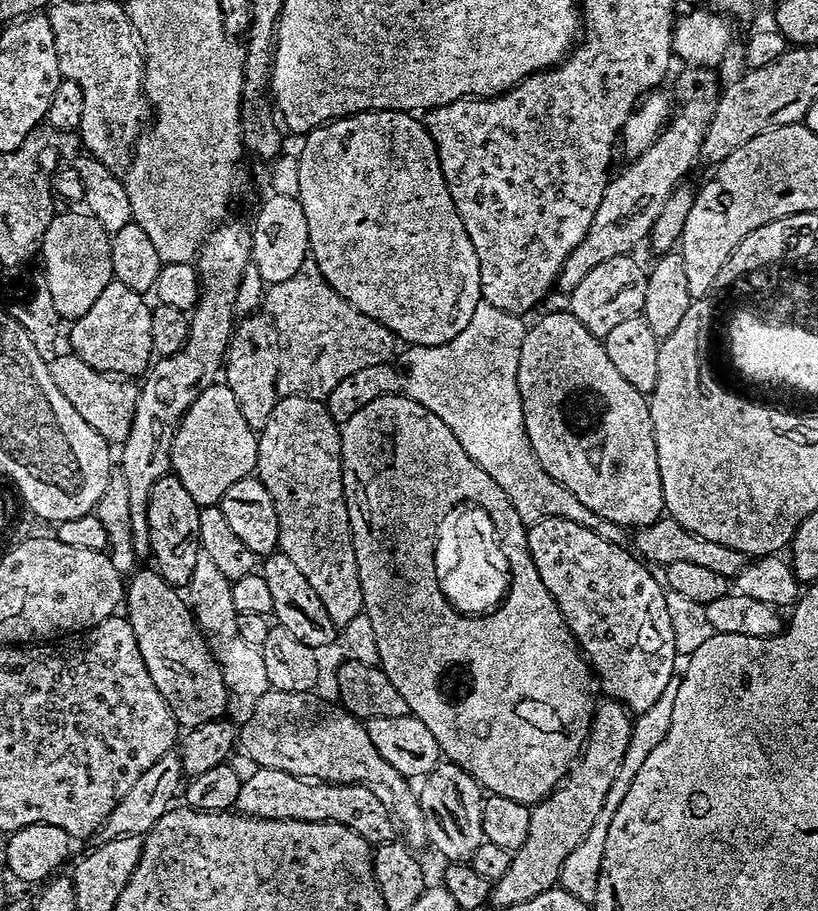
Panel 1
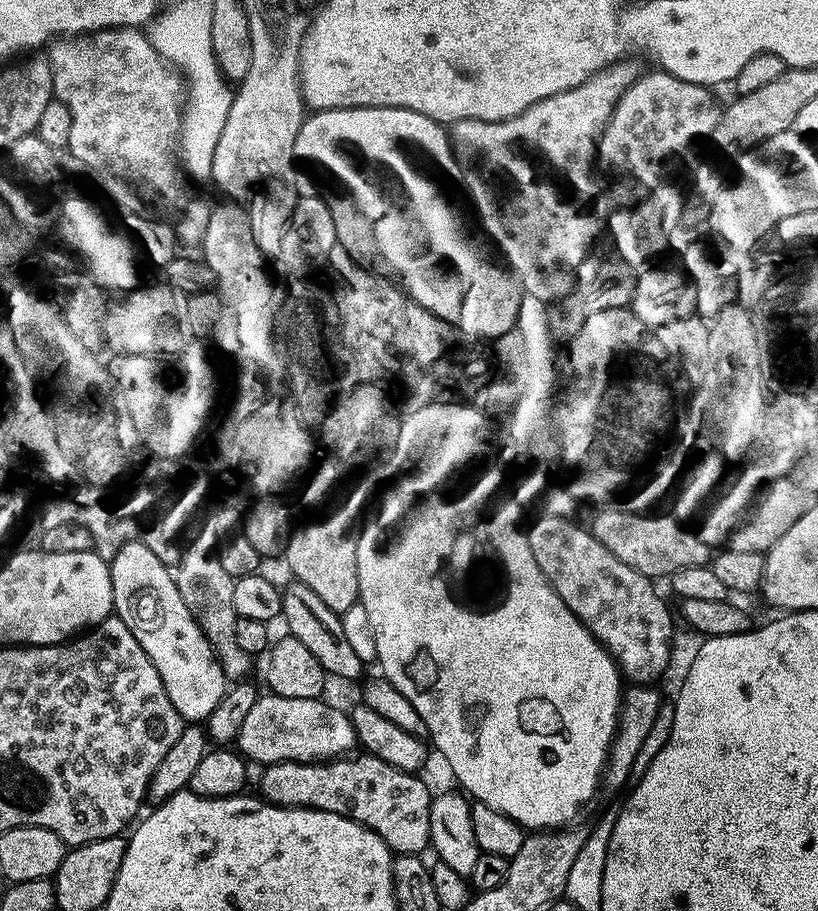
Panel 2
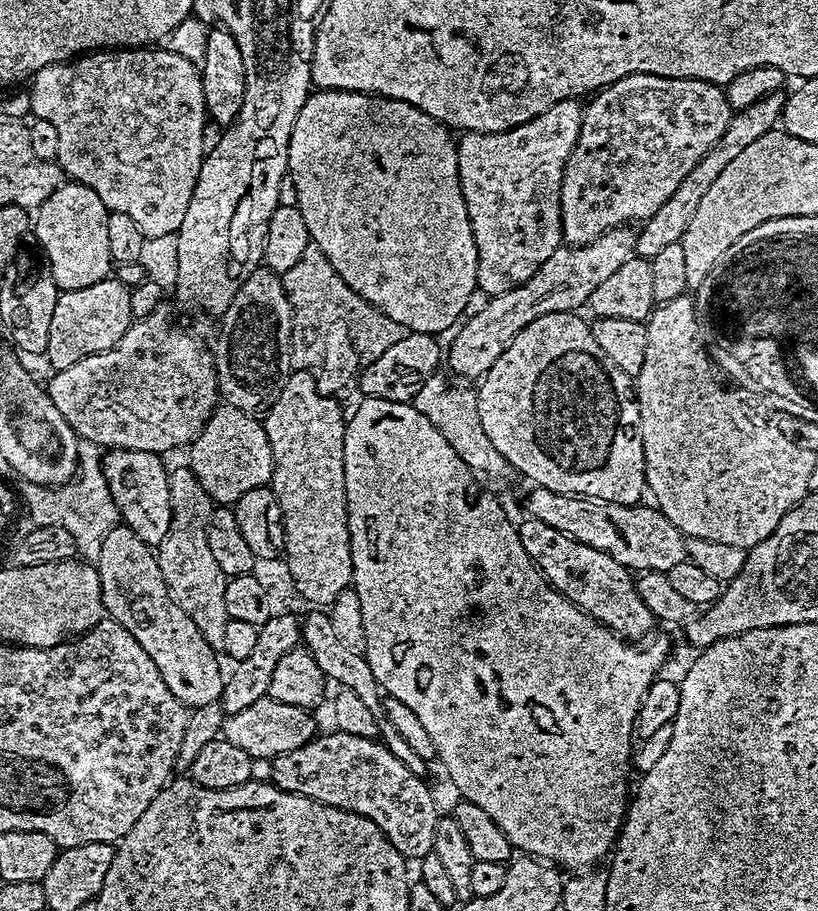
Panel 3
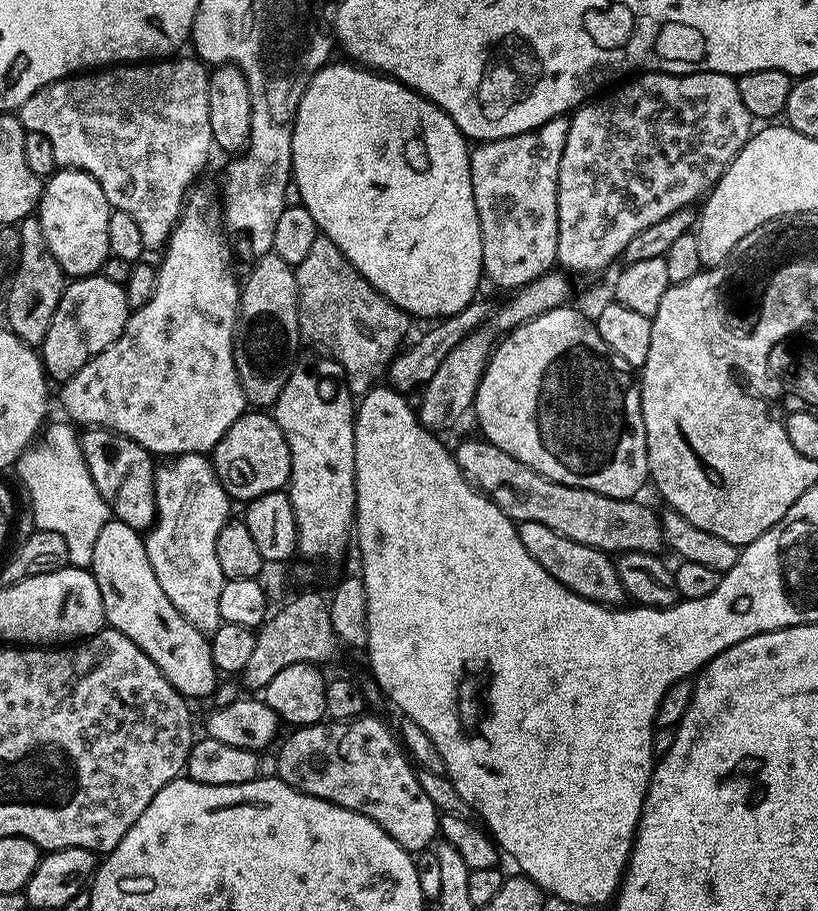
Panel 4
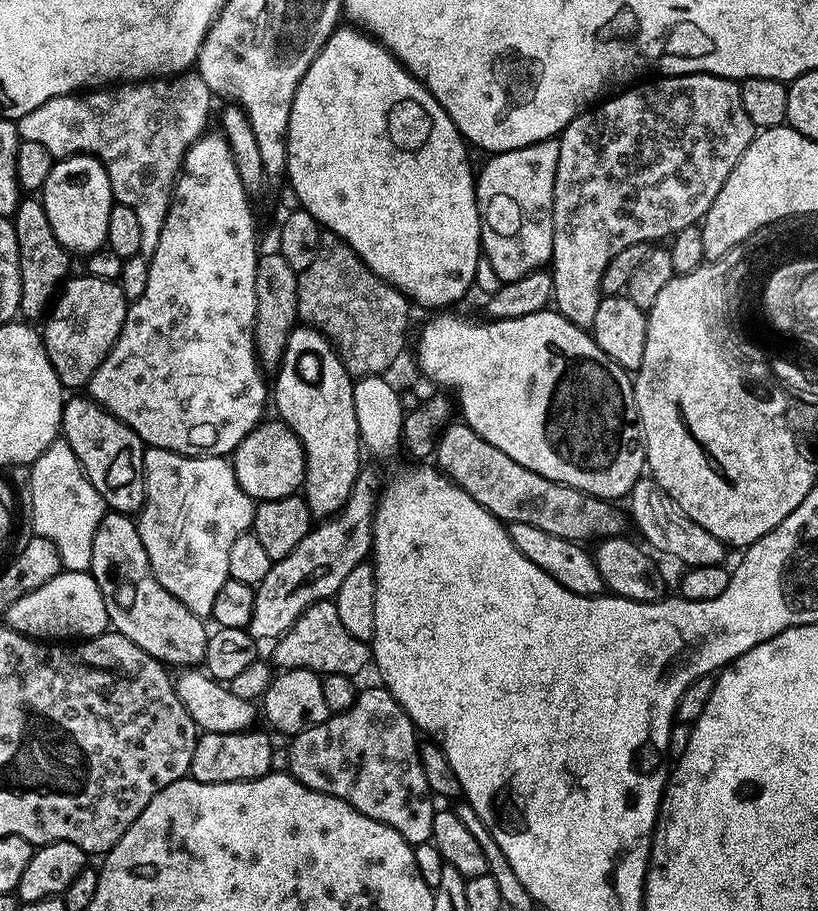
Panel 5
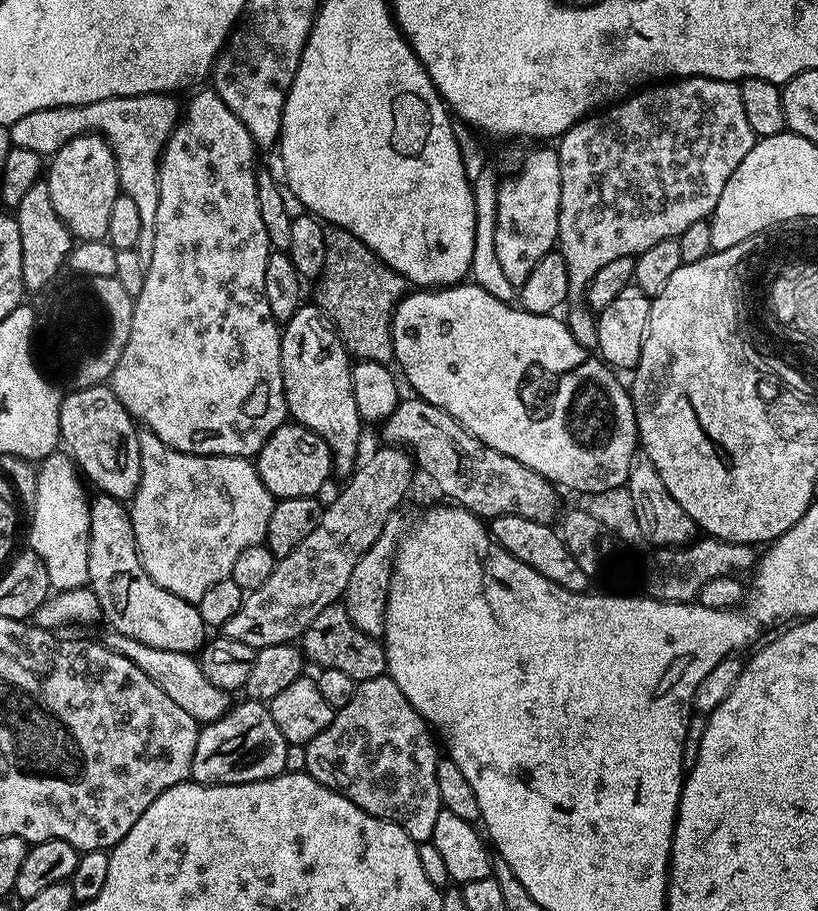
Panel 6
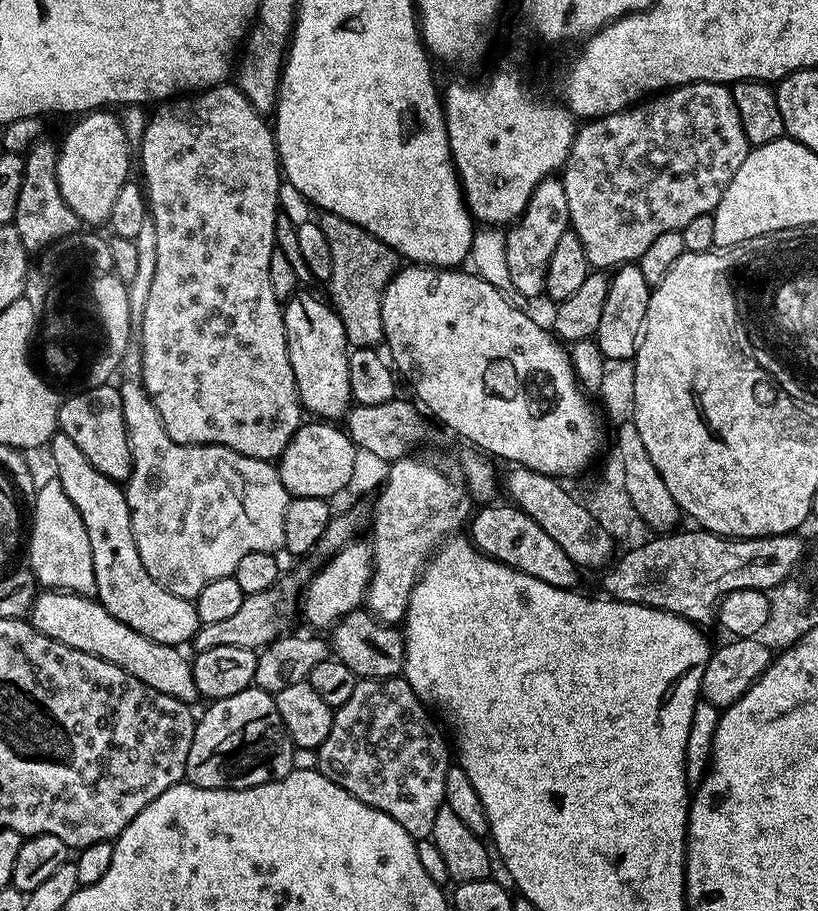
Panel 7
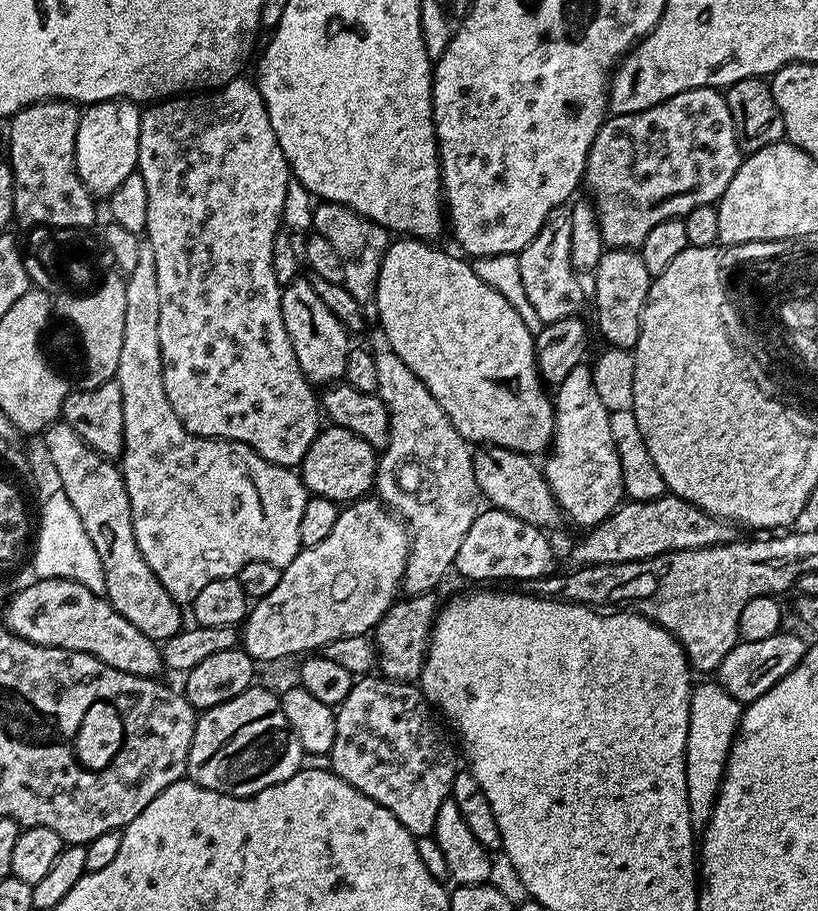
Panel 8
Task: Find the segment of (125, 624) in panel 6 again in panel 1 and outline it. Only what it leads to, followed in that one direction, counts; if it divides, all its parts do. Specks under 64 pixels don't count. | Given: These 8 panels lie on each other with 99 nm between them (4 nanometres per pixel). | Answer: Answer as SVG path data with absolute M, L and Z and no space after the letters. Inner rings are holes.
M155 570L140 572L126 584L126 618L138 638L138 650L158 686L158 694L176 715L177 725L197 728L225 715L230 697L219 666L208 649L204 636L185 597Z

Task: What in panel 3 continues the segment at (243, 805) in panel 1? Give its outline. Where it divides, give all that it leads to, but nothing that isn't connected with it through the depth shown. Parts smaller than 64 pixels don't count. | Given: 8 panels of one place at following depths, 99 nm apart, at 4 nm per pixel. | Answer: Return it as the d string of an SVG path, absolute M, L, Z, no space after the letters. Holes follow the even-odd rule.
M331 730L323 736L317 734L306 746L298 750L290 750L281 756L272 757L273 778L271 783L283 792L305 796L317 800L338 810L353 812L364 816L382 830L382 834L401 854L412 862L419 862L425 856L433 855L435 846L435 828L438 813L423 775L416 775L406 768L402 761L387 749L387 746L376 738L362 738L354 734L346 734L339 730Z

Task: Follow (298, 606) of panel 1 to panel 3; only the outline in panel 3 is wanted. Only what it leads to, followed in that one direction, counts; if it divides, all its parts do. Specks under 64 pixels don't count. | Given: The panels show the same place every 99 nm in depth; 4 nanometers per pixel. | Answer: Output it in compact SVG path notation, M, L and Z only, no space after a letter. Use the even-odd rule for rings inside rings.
M314 608L310 611L312 612L308 613L306 618L303 617L301 621L301 639L308 652L318 662L324 676L329 681L338 682L339 687L354 690L356 697L365 703L366 708L370 710L370 714L373 715L374 720L377 722L377 733L381 743L385 744L387 749L402 761L408 770L416 775L423 775L426 770L426 761L413 751L394 724L387 721L382 689L377 679L374 678L374 672L370 669L368 659L365 658L361 651L350 647L348 643L341 642L337 631L334 630L331 615L327 611L320 608Z

